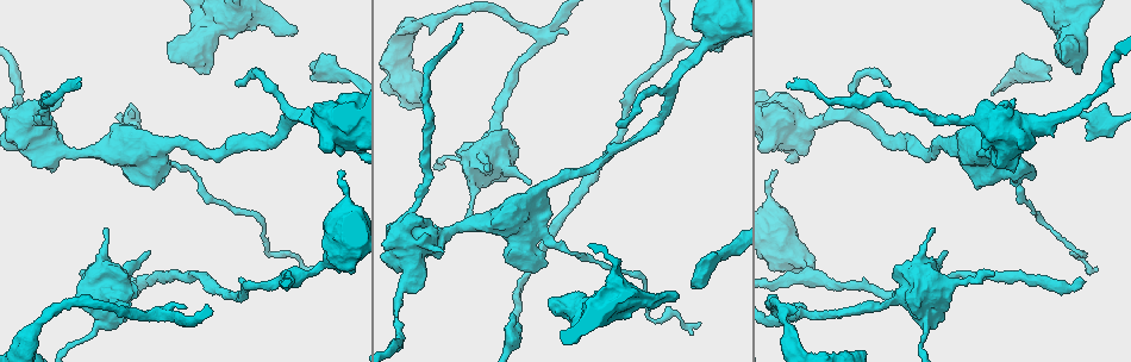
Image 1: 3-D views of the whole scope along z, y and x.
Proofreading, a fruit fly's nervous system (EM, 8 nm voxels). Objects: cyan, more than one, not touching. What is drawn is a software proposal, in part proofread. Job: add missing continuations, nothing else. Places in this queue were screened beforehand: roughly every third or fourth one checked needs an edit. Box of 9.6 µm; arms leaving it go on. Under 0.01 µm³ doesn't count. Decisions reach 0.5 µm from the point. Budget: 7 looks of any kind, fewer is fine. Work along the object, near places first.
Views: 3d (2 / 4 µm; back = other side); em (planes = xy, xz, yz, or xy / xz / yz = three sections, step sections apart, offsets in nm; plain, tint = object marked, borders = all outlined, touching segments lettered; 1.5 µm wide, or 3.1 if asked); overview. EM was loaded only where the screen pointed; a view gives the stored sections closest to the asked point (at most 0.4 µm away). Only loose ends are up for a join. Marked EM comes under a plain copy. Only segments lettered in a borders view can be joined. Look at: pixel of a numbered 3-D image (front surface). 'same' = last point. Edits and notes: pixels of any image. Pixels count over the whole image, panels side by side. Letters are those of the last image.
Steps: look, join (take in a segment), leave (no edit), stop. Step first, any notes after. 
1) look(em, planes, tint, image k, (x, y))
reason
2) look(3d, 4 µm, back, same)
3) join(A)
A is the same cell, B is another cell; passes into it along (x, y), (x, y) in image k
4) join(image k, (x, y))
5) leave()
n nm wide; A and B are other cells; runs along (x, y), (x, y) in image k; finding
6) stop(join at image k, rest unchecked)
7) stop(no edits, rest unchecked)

look(em, yz, step 8, borders, image 1, (82, 273))
tapers out

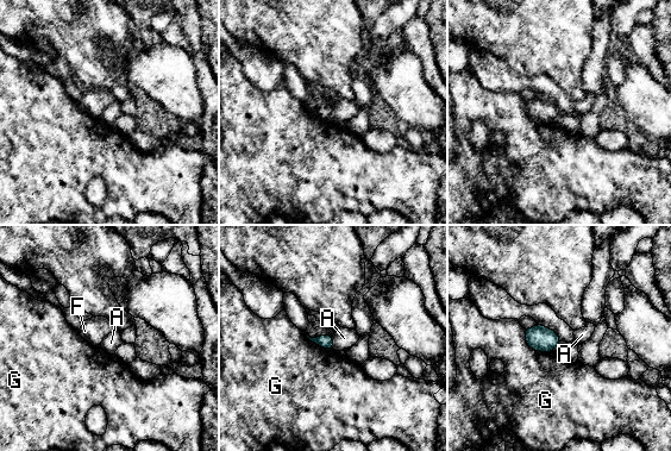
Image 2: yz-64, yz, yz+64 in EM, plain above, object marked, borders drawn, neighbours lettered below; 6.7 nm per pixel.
look(em, planes, borders, same)

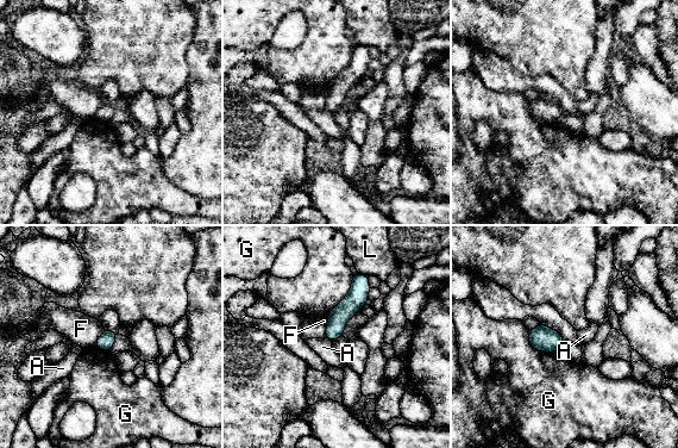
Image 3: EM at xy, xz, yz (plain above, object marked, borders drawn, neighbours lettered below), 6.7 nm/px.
leave()
110 nm wide; A, F, G and L are other cells; runs along (365, 279), (328, 335) in image 3; no lettered segment goes on from it

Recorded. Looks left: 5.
look(3d, 4 µm, image 1, (132, 277))
free end

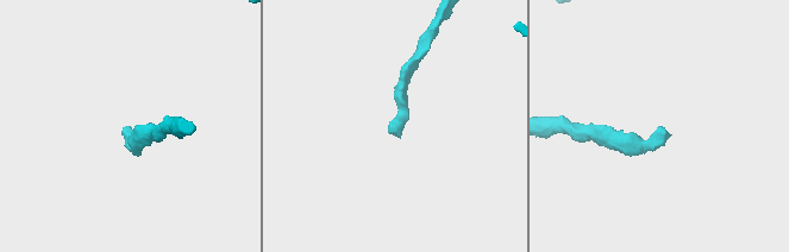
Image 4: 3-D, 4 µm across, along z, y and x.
look(em, planes, borders, image 4, (124, 128))

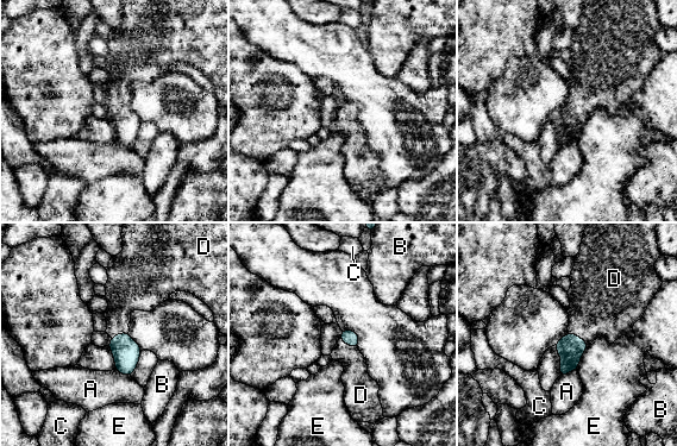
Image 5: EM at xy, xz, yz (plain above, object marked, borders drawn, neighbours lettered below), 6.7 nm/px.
join(D)
D is the same cell, A, B, C and E are other cells; passes into it along (570, 347), (578, 337), (599, 307) in image 5; the neuron continues

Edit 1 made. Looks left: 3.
look(em, planes, borders, image 1, (620, 125))

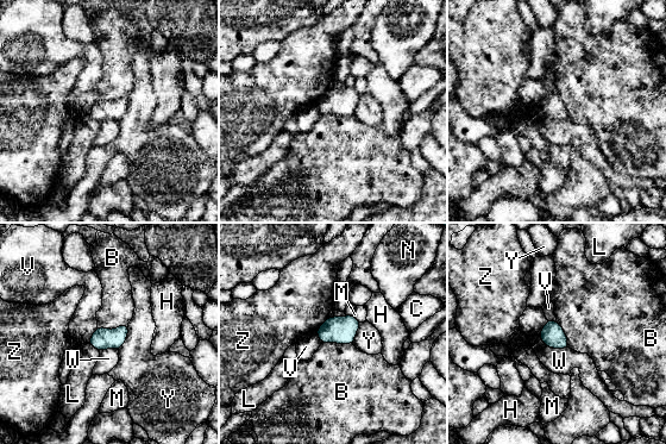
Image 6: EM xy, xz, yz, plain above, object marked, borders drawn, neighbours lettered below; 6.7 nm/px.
leave()
140 nm wide; B, C, H, L, M, N, V, W, Y and Z are other cells; border along (321, 342), (352, 344) in image 6; none of them fits

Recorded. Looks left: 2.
stop(join at image 5, rest unchecked)

